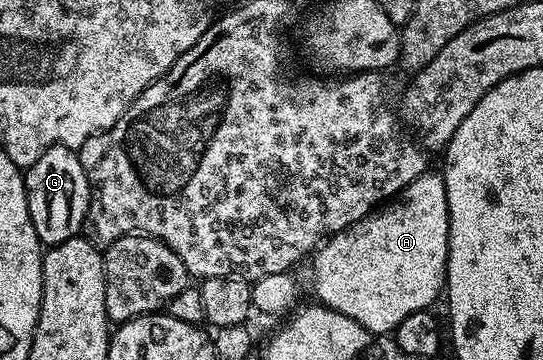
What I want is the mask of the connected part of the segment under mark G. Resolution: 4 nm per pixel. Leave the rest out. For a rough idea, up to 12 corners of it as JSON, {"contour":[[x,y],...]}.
{"contour":[[56,144],[24,173],[42,245],[84,229],[89,179],[74,149]]}

